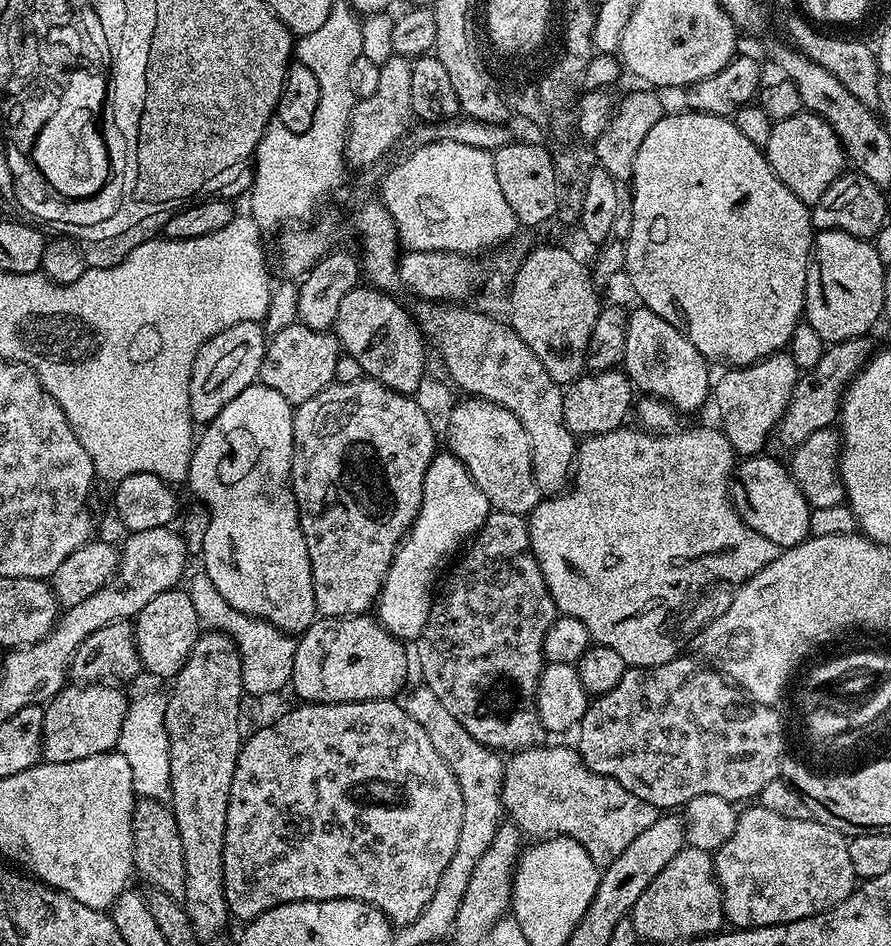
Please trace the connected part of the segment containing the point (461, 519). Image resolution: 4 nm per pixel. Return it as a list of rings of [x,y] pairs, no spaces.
[[[451,450],[437,451],[426,470],[420,513],[407,536],[400,541],[400,548],[394,554],[392,565],[384,579],[380,599],[374,605],[375,619],[379,620],[385,632],[405,642],[412,642],[420,637],[422,630],[428,625],[428,615],[434,599],[432,587],[436,584],[440,567],[448,559],[451,561],[465,547],[466,542],[471,541],[480,531],[489,511],[486,494],[478,490],[464,463]]]

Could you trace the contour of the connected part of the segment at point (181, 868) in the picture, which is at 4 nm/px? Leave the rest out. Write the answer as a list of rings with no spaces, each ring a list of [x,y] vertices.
[[[137,799],[132,811],[132,862],[135,871],[157,892],[165,892],[173,900],[184,899],[186,890],[186,858],[182,854],[182,838],[178,834],[171,807],[158,800]]]

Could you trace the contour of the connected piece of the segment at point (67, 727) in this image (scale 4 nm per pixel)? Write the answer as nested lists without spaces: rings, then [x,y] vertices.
[[[108,682],[66,686],[47,701],[42,730],[43,759],[47,763],[78,762],[78,758],[90,758],[115,749],[118,734],[122,734],[122,718],[126,718],[130,703],[129,697],[124,697],[116,688],[119,687]]]

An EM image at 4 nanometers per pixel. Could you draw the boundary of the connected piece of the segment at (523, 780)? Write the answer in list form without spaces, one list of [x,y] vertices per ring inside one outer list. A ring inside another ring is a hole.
[[[560,744],[513,751],[504,765],[500,797],[511,823],[525,837],[569,836],[584,847],[597,866],[614,862],[658,815],[658,809],[650,802],[642,802],[614,778],[587,768],[575,747],[563,748]]]

